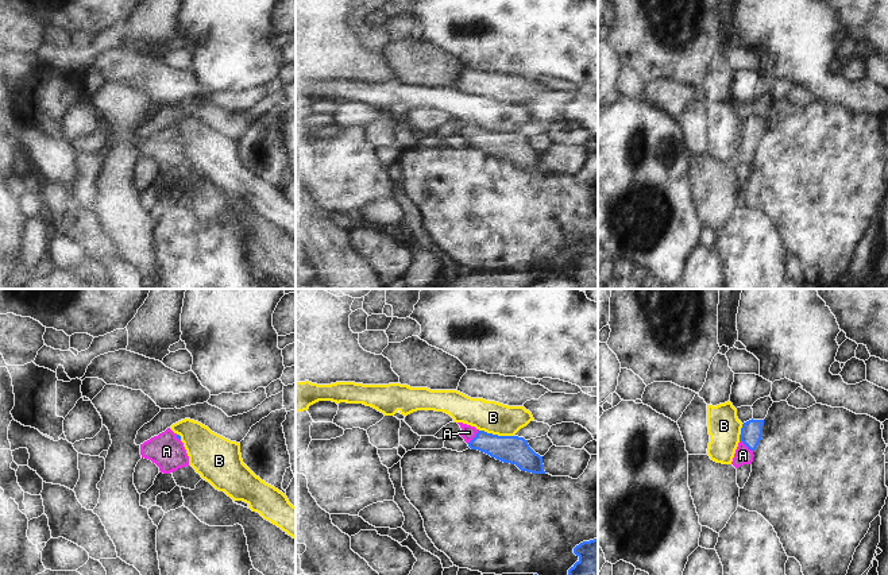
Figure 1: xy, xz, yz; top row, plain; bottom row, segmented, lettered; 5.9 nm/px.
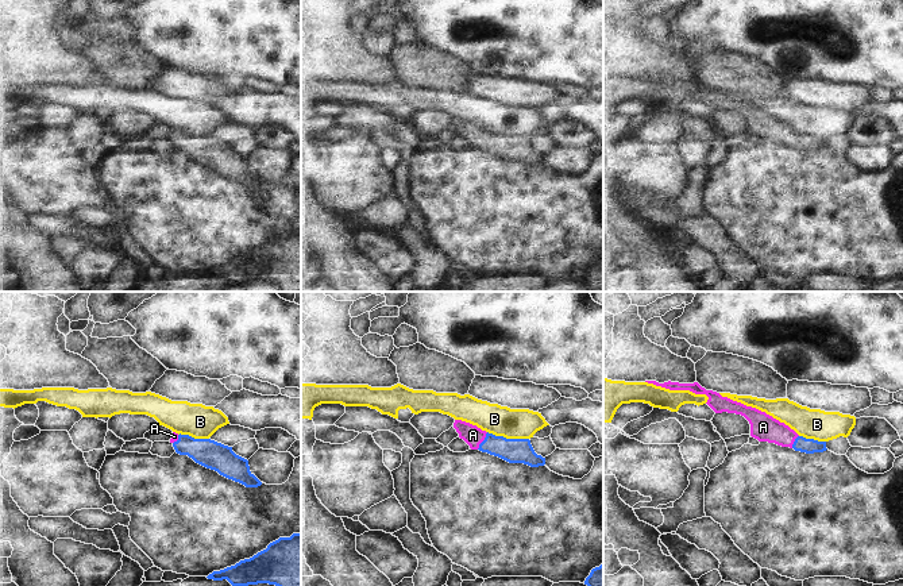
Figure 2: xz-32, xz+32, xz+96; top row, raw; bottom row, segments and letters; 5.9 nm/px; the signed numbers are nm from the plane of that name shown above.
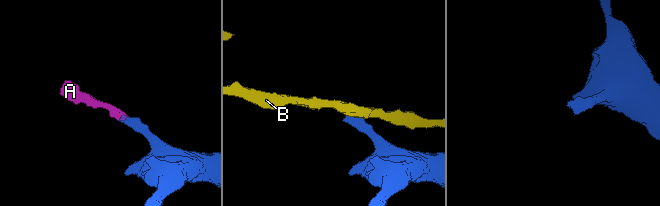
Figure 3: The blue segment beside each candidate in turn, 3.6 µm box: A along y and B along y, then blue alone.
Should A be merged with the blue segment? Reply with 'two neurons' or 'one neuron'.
one neuron

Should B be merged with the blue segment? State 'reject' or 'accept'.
reject

